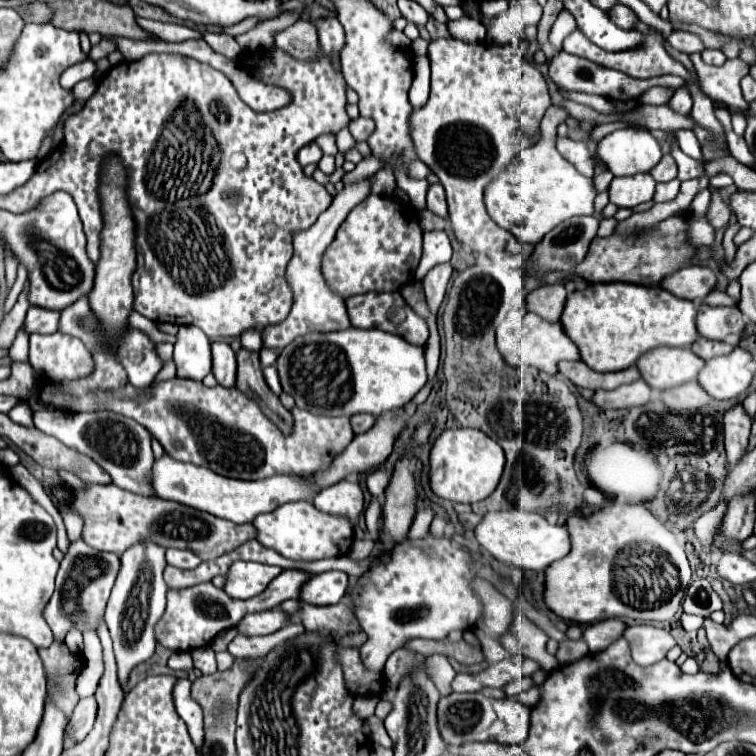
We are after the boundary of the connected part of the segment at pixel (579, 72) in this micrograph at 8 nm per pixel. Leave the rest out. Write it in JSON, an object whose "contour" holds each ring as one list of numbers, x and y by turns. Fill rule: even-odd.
{"contour":[[560,51,552,57,550,65,548,65,548,77,562,89,572,89,572,91,584,91,584,93,594,93,594,95,602,95,610,101,626,101,626,99,638,99,640,93,644,93,646,89,650,87,670,87,670,89,678,89,680,85,684,85,684,79,682,77,676,77,676,75,658,75,658,77,652,77,652,79,634,79,634,77,628,77,616,69,608,69,608,67,602,67,598,63,592,63,584,57,578,57,578,55,572,55,572,53,566,53,566,51]]}

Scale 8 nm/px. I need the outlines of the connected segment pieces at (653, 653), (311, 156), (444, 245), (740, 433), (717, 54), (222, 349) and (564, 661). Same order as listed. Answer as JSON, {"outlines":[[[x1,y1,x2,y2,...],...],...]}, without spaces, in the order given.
{"outlines":[[[630,625,624,633,632,649,632,659,638,665,654,665,664,659,666,653,676,645,674,637,652,625]],[[316,141,308,143,300,153,298,153,298,161,302,167,306,167,308,163,318,163,322,157,322,149,316,145]],[[430,231,424,233,424,253,420,259,420,265,416,269,416,279,422,281,424,275,438,263,446,263,450,261,452,255,452,247,450,247,450,239,444,231]],[[740,403,724,413,724,447,730,465,736,465,740,461,744,445,748,445,750,427,752,419]],[[706,49,706,51,702,53,702,59,704,59,704,63,708,63,708,65,724,65,726,55,724,55,722,51,718,51,718,49]],[[212,343,212,373,222,387,236,387,236,355,228,343]],[[578,639,578,641,564,641,564,643,560,643,556,659,564,667,564,665,568,665,572,661,582,659,584,655,588,655,588,645,584,643,584,639]]]}

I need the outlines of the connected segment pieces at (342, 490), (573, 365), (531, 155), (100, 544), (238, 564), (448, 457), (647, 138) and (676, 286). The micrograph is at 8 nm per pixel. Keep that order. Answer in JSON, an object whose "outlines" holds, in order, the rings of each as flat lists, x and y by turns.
{"outlines":[[[344,479,336,485,330,485,322,491,318,491,314,497,314,505,324,513,336,513,336,515,356,521,358,515,362,513,364,497,362,497,362,489,356,481]],[[560,361,558,371,566,379,570,379,576,387,584,387,584,389,592,389,592,391,596,391,596,389,612,391,620,385,640,379,640,371,636,369,636,365,616,371,616,373,596,373,582,361]],[[550,106,540,123,542,139,534,149,520,151,484,189,484,205,490,219,502,229,508,229,522,245,536,245,558,223,574,215,594,215,596,191,592,179,582,177,554,145,558,125,567,122,570,116,567,111]],[[114,483,110,485,86,485,86,489,72,489,72,507,84,519,82,541,92,545,98,551,112,551,122,555,128,545,134,541,156,541,166,547,190,549,202,561,216,559,232,549,238,549,250,539,256,539,256,527,252,523,236,525,232,521,214,517,210,513,192,509,188,505,172,503,158,497,140,497,132,495]],[[234,561,226,573,226,583,222,589,234,599,250,599,262,593,272,577,280,573,280,567,254,561]],[[446,429,430,449,430,489,452,503,476,503,486,499,498,485,504,469,504,451,478,429]],[[618,129,598,143,596,157,614,177,622,177,648,173,660,161,662,151,648,131]],[[688,265,688,267,682,267,678,273,666,277,660,285,676,297,684,297,688,301,700,301,710,291,716,289,716,283,718,283,718,277,710,267]]]}

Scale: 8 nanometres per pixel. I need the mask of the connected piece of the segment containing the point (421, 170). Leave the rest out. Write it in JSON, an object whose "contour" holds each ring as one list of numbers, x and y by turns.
{"contour":[[414,159,410,165,408,165,408,173,414,177,414,179,422,179,430,173,430,169,420,161,420,159]]}

